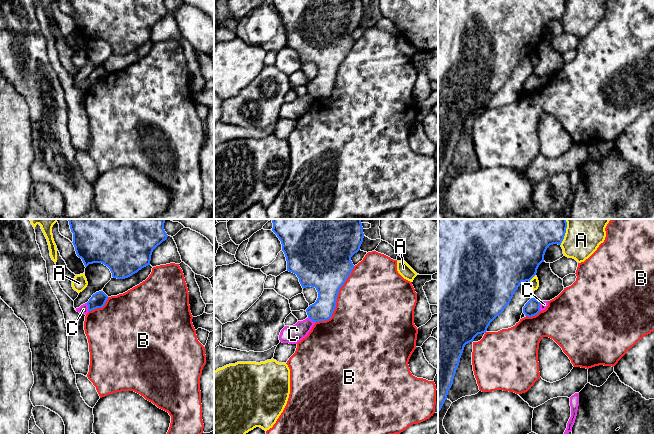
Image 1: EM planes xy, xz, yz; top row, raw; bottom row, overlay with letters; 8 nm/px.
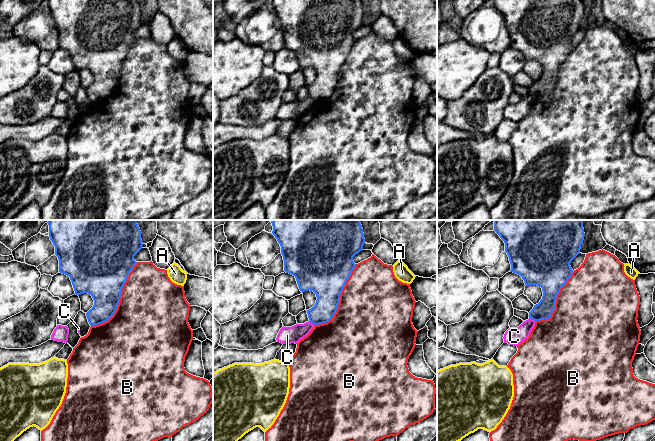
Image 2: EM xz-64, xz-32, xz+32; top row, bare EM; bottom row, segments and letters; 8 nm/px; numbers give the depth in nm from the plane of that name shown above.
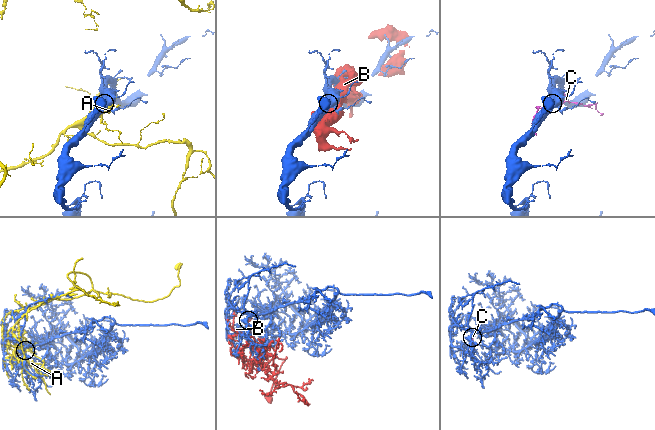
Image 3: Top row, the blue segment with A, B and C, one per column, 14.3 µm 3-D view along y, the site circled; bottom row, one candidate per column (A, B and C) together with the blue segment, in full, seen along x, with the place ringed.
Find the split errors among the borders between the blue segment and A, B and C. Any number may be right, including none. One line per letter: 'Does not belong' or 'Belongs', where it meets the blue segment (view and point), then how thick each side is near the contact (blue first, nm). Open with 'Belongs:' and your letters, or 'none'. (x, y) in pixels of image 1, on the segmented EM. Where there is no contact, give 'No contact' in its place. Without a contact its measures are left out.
Belongs: none
A: Does not belong. Touches blue at yz (532, 277). Thickness 480 nm (blue) against 70 nm
B: Does not belong. Touches blue at xz (336, 299). Thickness 340 nm (blue) against 500 nm
C: Does not belong. Touches blue at yz (539, 306). Thickness 120 nm (blue) against 60 nm

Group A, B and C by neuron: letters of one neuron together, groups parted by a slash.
A / B / C

